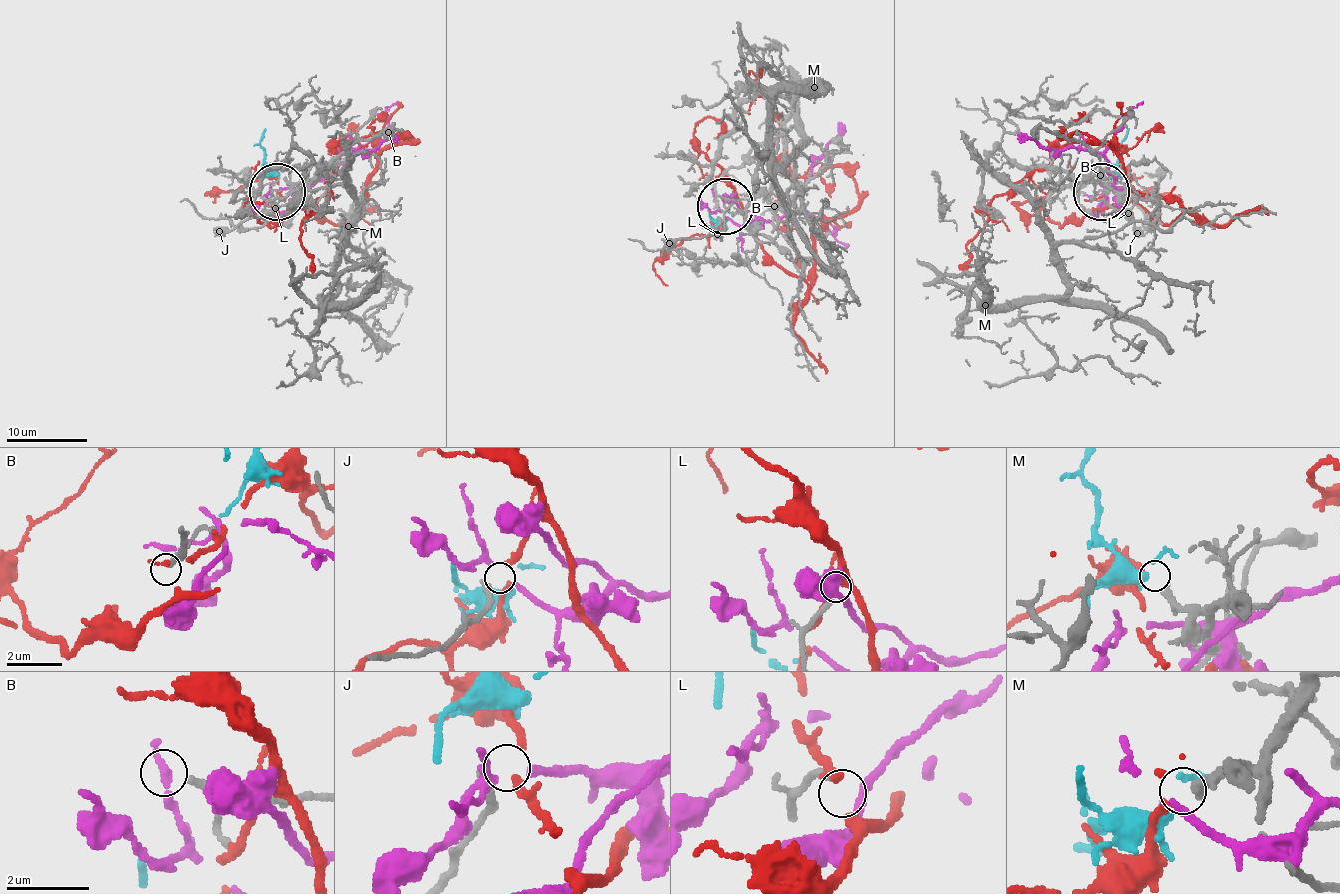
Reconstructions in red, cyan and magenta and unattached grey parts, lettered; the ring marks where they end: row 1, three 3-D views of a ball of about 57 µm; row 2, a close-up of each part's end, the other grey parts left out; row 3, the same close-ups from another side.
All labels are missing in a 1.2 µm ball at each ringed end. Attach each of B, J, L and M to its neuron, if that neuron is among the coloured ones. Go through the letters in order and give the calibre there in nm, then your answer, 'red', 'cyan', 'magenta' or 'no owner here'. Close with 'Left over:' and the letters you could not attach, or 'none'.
B: 120 nm thick; no owner here
J: 280 nm thick; red
L: 180 nm thick; no owner here
M: 240 nm thick; cyan
Left over: B, L

